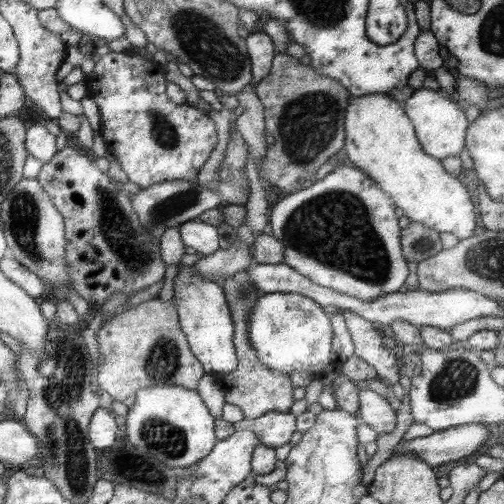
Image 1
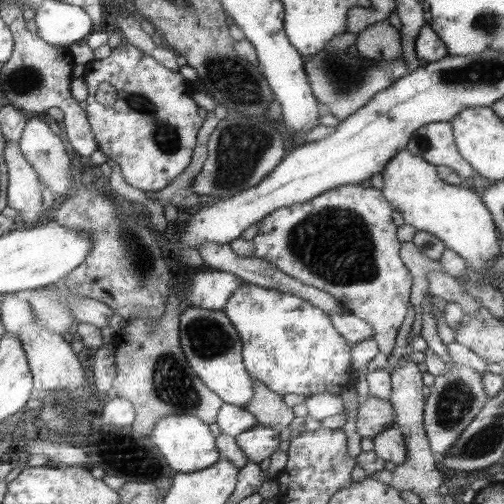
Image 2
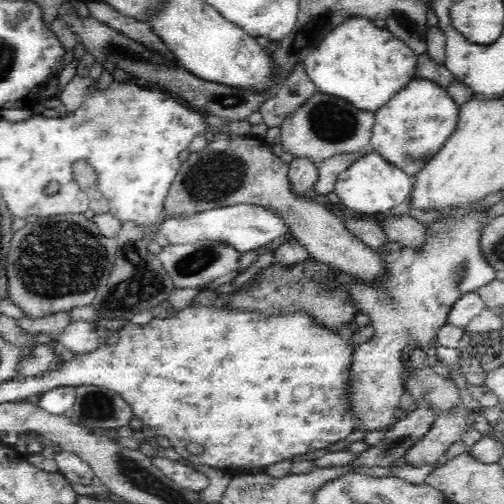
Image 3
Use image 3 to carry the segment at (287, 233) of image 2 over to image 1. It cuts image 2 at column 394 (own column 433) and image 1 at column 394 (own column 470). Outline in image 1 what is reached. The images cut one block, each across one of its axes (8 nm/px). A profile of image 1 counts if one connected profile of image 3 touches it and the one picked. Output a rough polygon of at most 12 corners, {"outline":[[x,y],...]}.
{"outline":[[335,168],[269,208],[283,264],[371,302],[407,262],[391,196]]}

